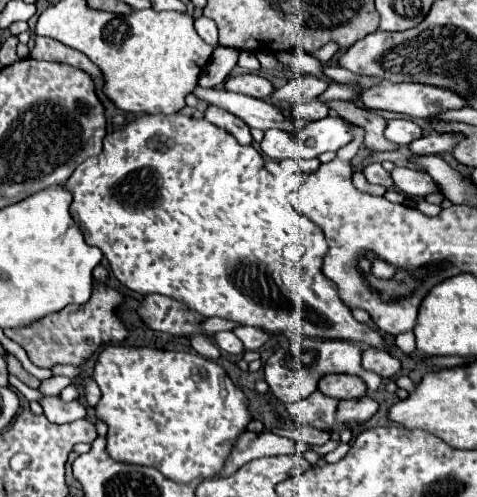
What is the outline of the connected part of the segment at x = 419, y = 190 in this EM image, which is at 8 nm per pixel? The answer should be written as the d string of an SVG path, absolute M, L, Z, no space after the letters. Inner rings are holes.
M395 167L391 171L391 177L393 177L395 185L411 197L425 197L429 193L441 193L437 183L423 171L413 171L407 167Z

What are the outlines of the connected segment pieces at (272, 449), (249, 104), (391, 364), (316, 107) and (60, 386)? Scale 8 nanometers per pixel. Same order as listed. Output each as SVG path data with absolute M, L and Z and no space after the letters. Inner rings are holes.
M245 431L243 435L239 435L239 439L225 463L225 469L221 473L225 473L225 477L231 477L233 473L237 473L237 469L241 465L245 465L247 461L253 461L257 457L303 453L303 451L305 451L305 445L299 441L293 441L289 437L281 437L271 431L261 431L261 433Z
M197 85L193 89L193 95L209 105L217 105L217 107L237 115L249 127L255 127L261 131L277 127L277 129L285 129L293 135L297 131L301 131L291 121L287 121L277 107L273 107L271 103L267 103L263 99L253 99L253 97L247 97L241 93L231 93L225 89L205 89L201 85Z
M369 347L369 349L363 351L361 365L363 365L363 369L373 371L373 373L381 375L383 379L393 377L401 369L401 361L397 357L393 357L385 349L373 349L373 347Z
M317 99L303 101L303 103L295 105L295 115L305 121L317 121L317 119L325 119L329 115L329 107Z
M49 377L49 379L43 379L43 381L41 381L39 393L41 393L43 397L55 397L55 395L59 395L69 383L71 383L69 377Z

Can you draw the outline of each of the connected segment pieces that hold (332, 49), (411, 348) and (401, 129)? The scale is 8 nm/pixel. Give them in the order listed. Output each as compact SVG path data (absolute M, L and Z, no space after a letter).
M335 42L327 43L321 49L311 53L317 60L327 63L329 59L331 59L336 52L339 50L339 46Z
M407 331L407 333L397 335L395 337L395 343L397 343L397 347L403 353L407 353L407 355L413 355L415 353L415 335L413 335L413 331Z
M393 119L387 121L387 129L385 129L385 137L393 143L399 145L409 145L411 141L419 139L423 135L423 129L411 121L411 119Z

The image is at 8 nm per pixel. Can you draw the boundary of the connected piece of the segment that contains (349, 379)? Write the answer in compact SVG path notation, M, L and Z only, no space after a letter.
M325 375L317 387L333 399L359 399L367 393L367 385L357 375Z

